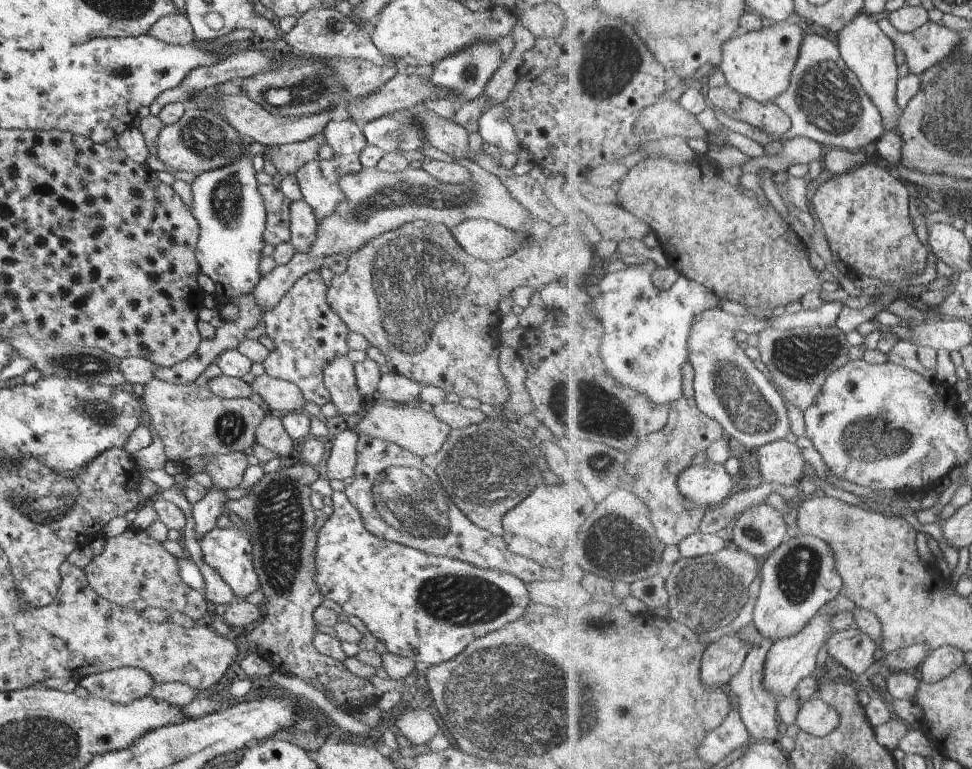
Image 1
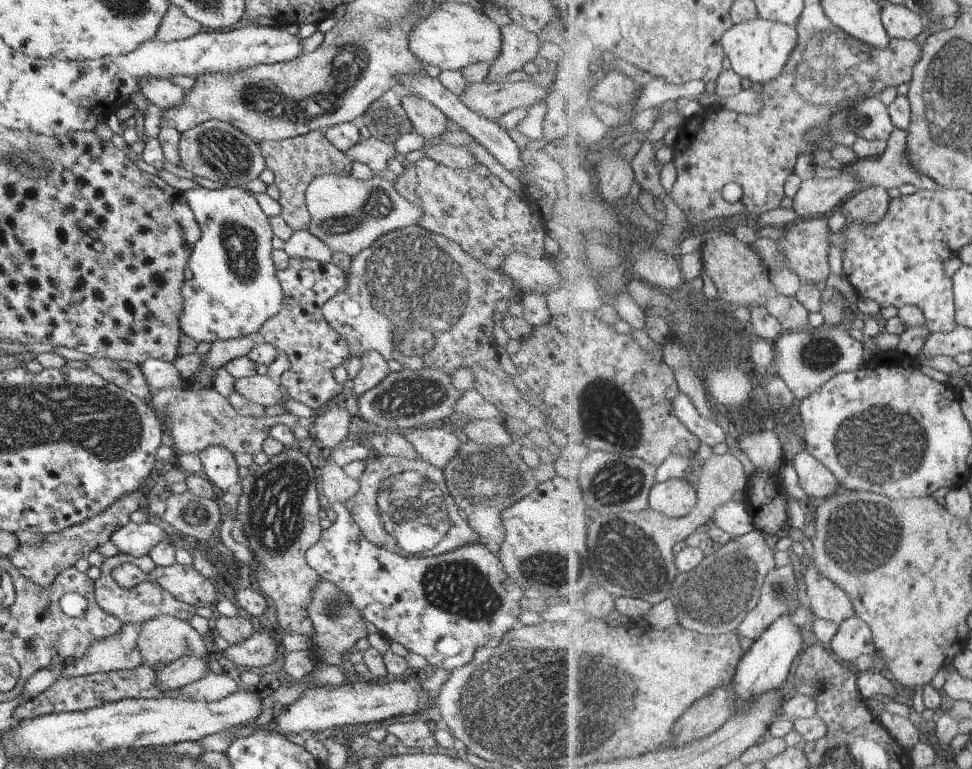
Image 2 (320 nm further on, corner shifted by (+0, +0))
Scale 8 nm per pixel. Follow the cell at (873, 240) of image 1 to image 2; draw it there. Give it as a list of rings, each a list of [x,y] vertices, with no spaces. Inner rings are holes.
[[[867,187],[852,194],[839,208],[849,225],[879,224],[886,217],[892,201],[883,187]]]

